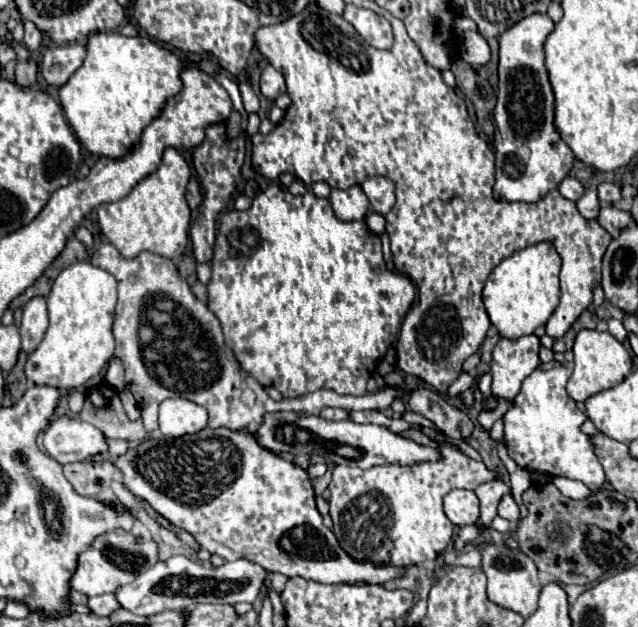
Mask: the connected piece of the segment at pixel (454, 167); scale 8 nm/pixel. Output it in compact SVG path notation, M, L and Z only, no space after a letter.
M309 3L303 13L279 25L257 31L257 49L271 65L279 65L287 81L287 91L295 99L269 135L255 133L251 137L251 167L269 181L277 181L281 173L291 173L293 169L307 187L323 181L335 189L348 189L374 175L385 175L395 183L397 203L385 217L393 263L397 271L407 273L419 291L419 303L411 307L399 331L399 345L395 347L397 367L407 375L419 377L439 393L445 393L461 375L463 361L477 353L491 327L481 291L489 273L505 257L539 241L555 243L563 259L561 301L549 317L545 331L549 337L561 339L575 319L593 307L593 287L601 281L601 259L611 243L611 235L597 221L583 219L577 205L557 189L535 203L497 201L493 197L495 155L489 145L479 139L465 101L445 85L439 69L423 61L403 21L381 7L377 7L377 13L383 13L393 27L395 43L389 51L371 47L349 21L345 23L341 15L329 15L317 3Z

